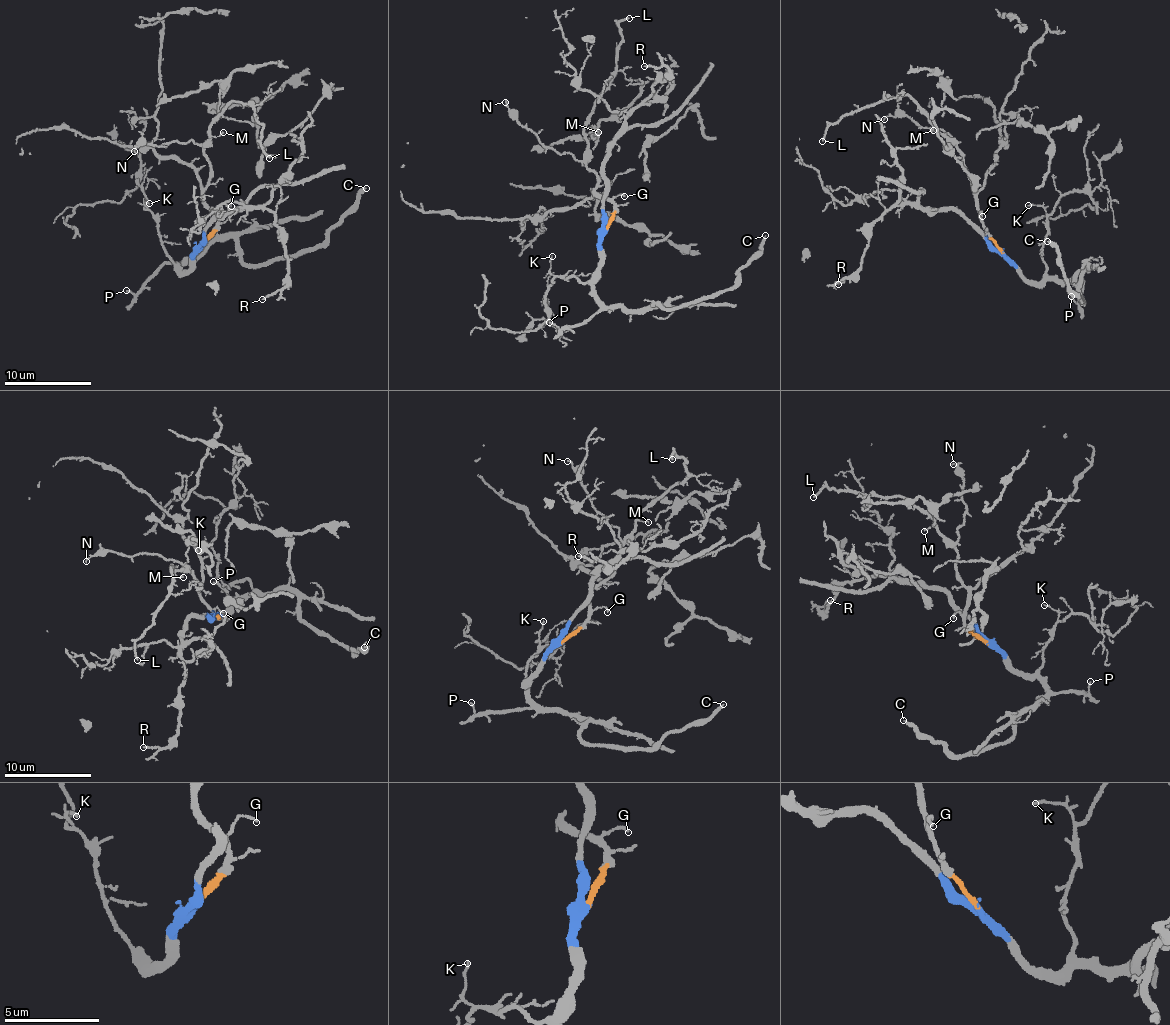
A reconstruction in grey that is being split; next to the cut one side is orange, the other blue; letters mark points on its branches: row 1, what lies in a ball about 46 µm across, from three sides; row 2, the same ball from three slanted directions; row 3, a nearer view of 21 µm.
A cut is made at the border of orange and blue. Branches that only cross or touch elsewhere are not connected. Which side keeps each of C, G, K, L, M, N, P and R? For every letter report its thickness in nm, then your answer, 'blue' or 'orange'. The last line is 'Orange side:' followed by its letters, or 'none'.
C: 240 nm thick; blue
G: 110 nm thick; orange
K: 100 nm thick; blue
L: 170 nm thick; orange
M: 110 nm thick; orange
N: 120 nm thick; orange
P: 130 nm thick; blue
R: 160 nm thick; blue
Orange side: G, L, M, N

